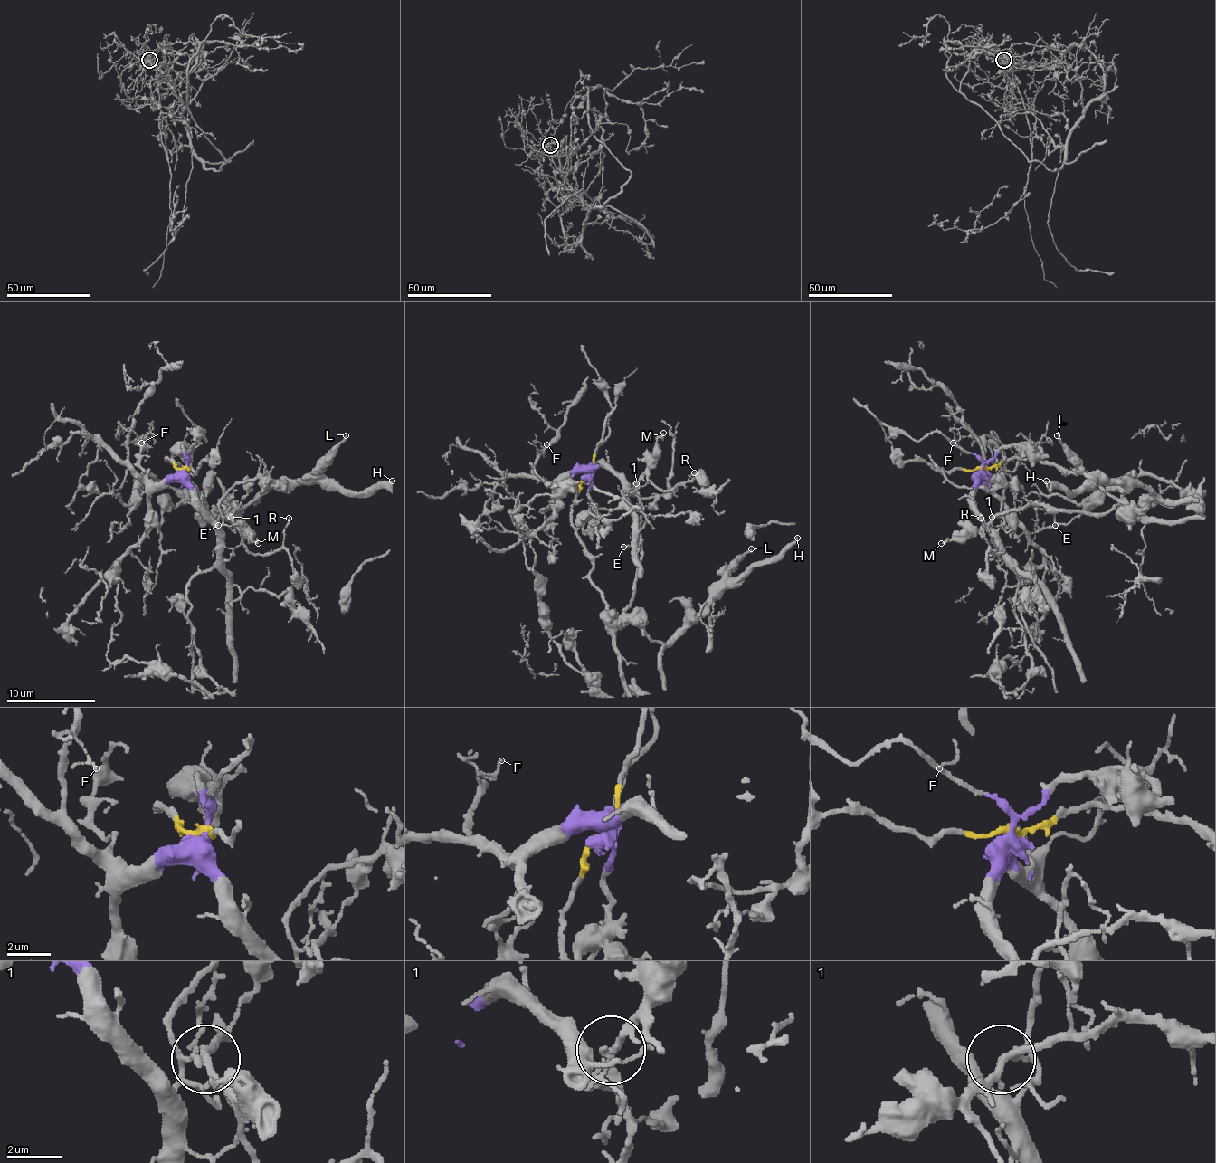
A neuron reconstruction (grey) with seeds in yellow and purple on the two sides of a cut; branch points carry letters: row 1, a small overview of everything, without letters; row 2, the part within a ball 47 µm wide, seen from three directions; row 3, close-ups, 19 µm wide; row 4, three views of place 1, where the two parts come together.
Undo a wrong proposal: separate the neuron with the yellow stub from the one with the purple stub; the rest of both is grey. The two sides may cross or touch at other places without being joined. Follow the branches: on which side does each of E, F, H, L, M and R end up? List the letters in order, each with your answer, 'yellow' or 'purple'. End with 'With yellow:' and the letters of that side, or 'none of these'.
E: yellow
F: purple
H: yellow
L: yellow
M: yellow
R: yellow
With yellow: E, H, L, M, R

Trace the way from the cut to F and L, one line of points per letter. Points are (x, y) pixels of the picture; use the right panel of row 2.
F: (983, 470), (985, 483), (990, 472), (983, 445), (970, 433), (961, 428), (952, 443)
L: (983, 470), (1034, 459), (1087, 474), (1130, 510), (1148, 503), (1144, 488), (1095, 479), (1057, 434)

